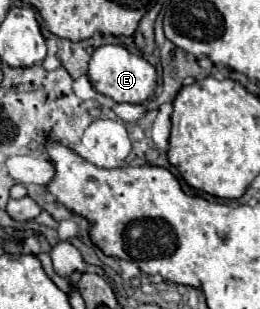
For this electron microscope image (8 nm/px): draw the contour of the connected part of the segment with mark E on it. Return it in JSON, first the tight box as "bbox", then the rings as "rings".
{"bbox":[87,45,157,103],"rings":[[[101,45],[99,49],[95,49],[89,59],[87,75],[95,91],[103,93],[105,97],[111,97],[117,103],[143,103],[155,91],[157,85],[157,73],[153,65],[149,65],[143,57],[129,53],[121,45]]]}

